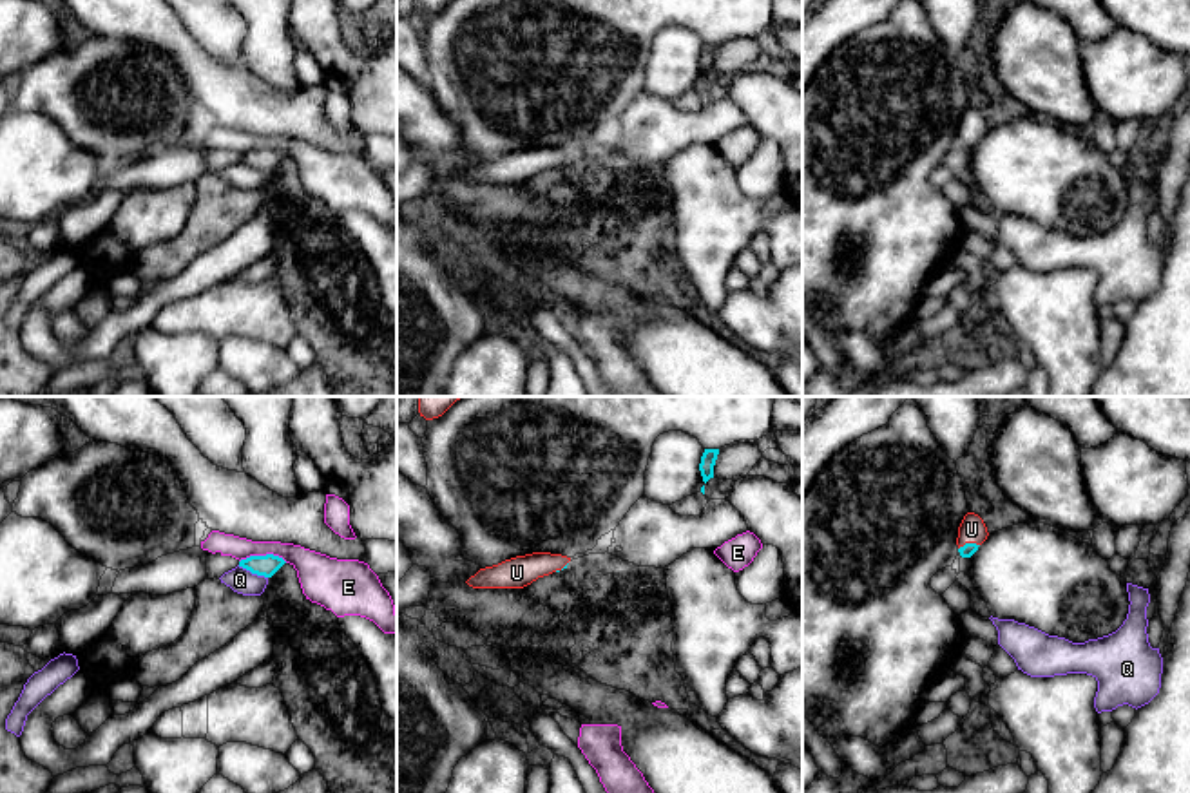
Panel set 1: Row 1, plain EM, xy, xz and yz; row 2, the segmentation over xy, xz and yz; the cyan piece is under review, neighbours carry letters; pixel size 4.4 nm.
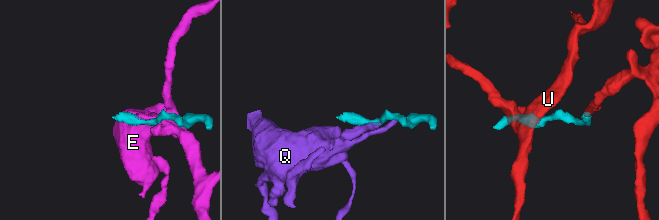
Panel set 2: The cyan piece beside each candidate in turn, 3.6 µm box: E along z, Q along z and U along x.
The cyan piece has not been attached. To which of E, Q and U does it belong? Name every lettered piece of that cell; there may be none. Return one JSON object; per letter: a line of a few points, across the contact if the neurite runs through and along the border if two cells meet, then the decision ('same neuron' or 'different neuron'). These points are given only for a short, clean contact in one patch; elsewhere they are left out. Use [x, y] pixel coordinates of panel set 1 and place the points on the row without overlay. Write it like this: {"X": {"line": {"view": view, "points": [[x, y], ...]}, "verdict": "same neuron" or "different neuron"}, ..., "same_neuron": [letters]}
{"E": {"line": {"view": "xy", "points": [[239, 154], [278, 149], [287, 156]]}, "verdict": "different neuron"}, "Q": {"line": {"view": "xy", "points": [[238, 160], [267, 172]]}, "verdict": "different neuron"}, "U": {"line": {"view": "yz", "points": [[968, 143], [968, 138], [971, 124]]}, "verdict": "same neuron"}, "same_neuron": ["U"]}

